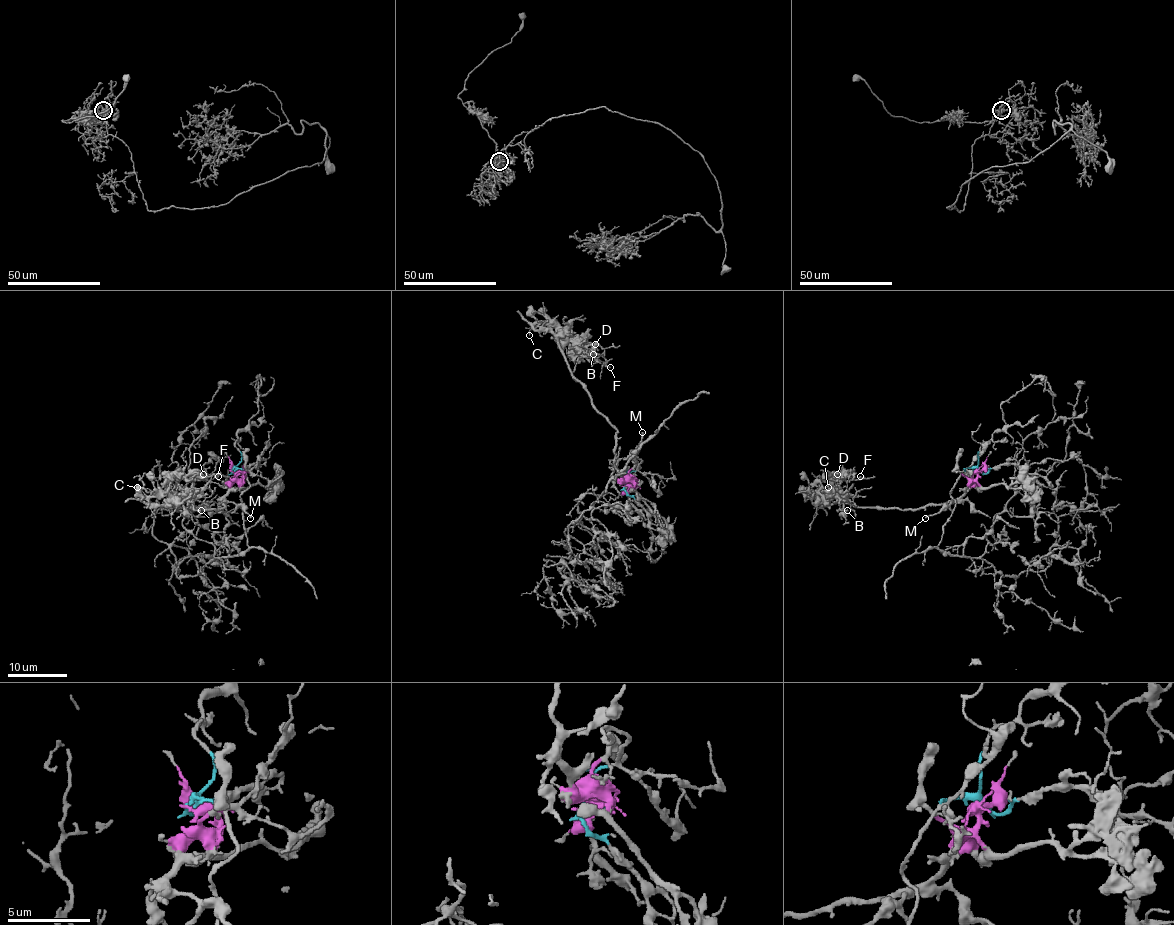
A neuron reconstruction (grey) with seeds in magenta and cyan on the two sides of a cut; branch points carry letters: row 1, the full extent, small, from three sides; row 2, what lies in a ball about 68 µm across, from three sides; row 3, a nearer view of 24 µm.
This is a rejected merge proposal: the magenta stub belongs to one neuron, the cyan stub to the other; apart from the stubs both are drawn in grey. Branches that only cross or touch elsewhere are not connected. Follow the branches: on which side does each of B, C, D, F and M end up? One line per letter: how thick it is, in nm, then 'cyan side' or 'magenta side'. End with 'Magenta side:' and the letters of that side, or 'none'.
B: calibre 180 nm; magenta side
C: calibre 100 nm; magenta side
D: calibre 190 nm; magenta side
F: calibre 110 nm; magenta side
M: calibre 180 nm; magenta side
Magenta side: B, C, D, F, M

